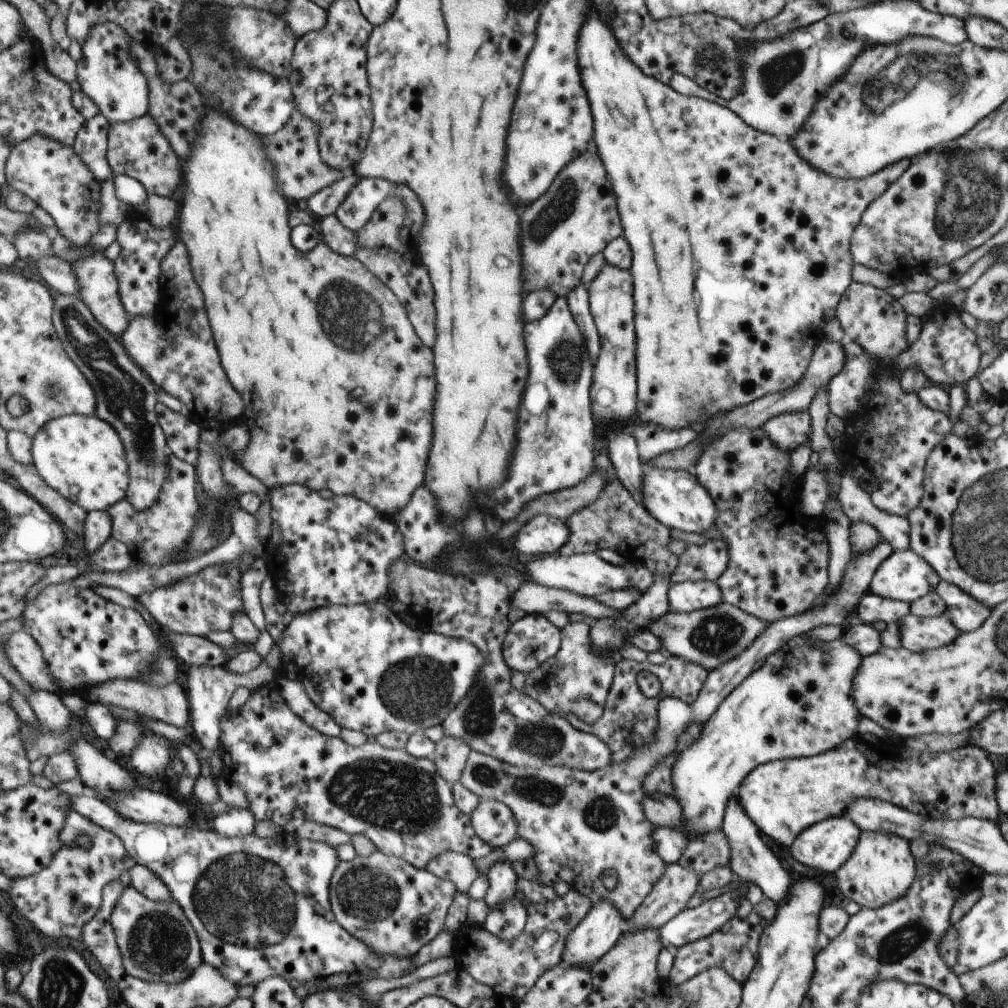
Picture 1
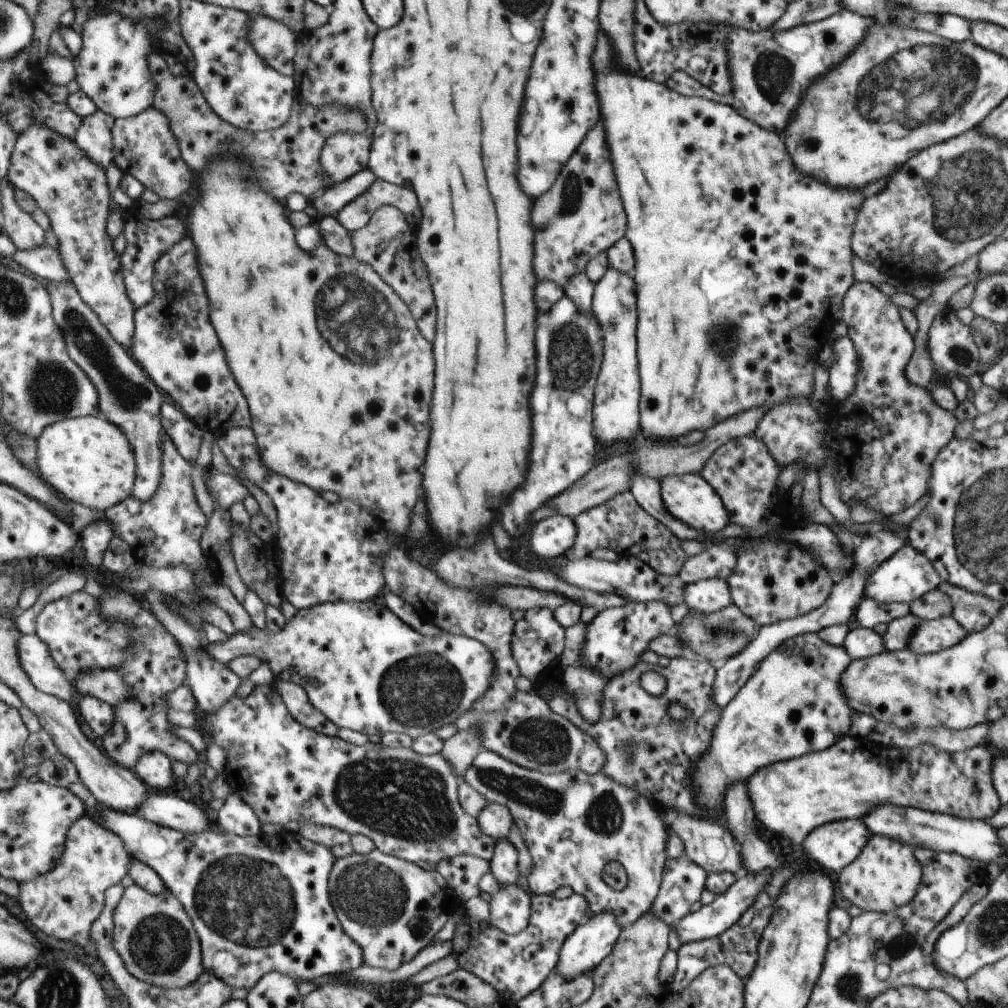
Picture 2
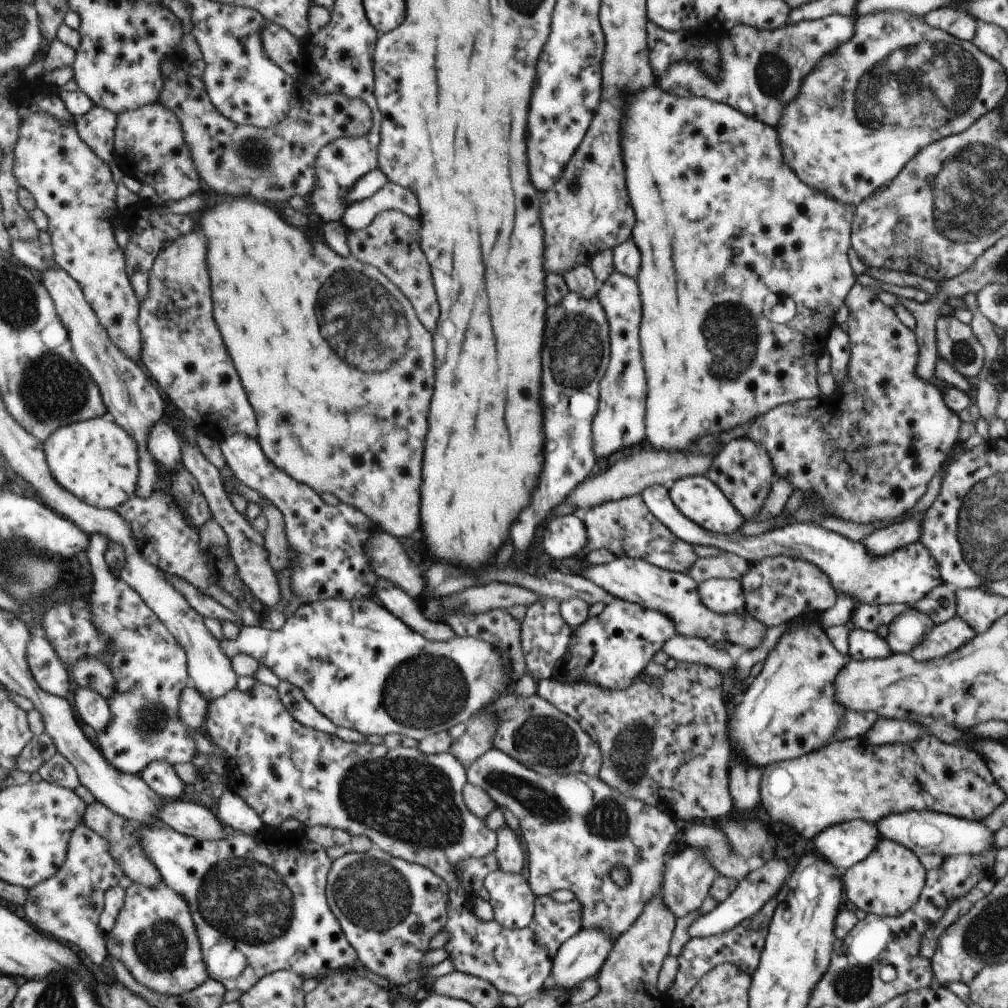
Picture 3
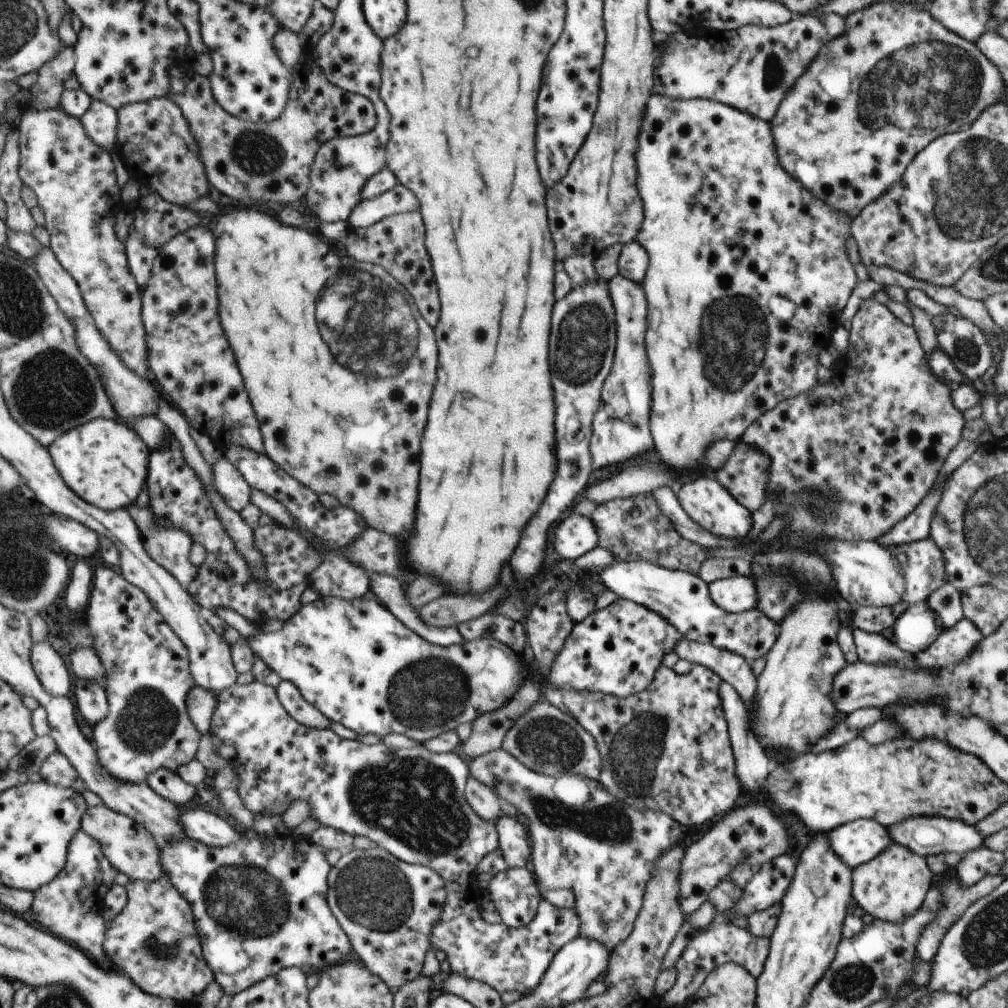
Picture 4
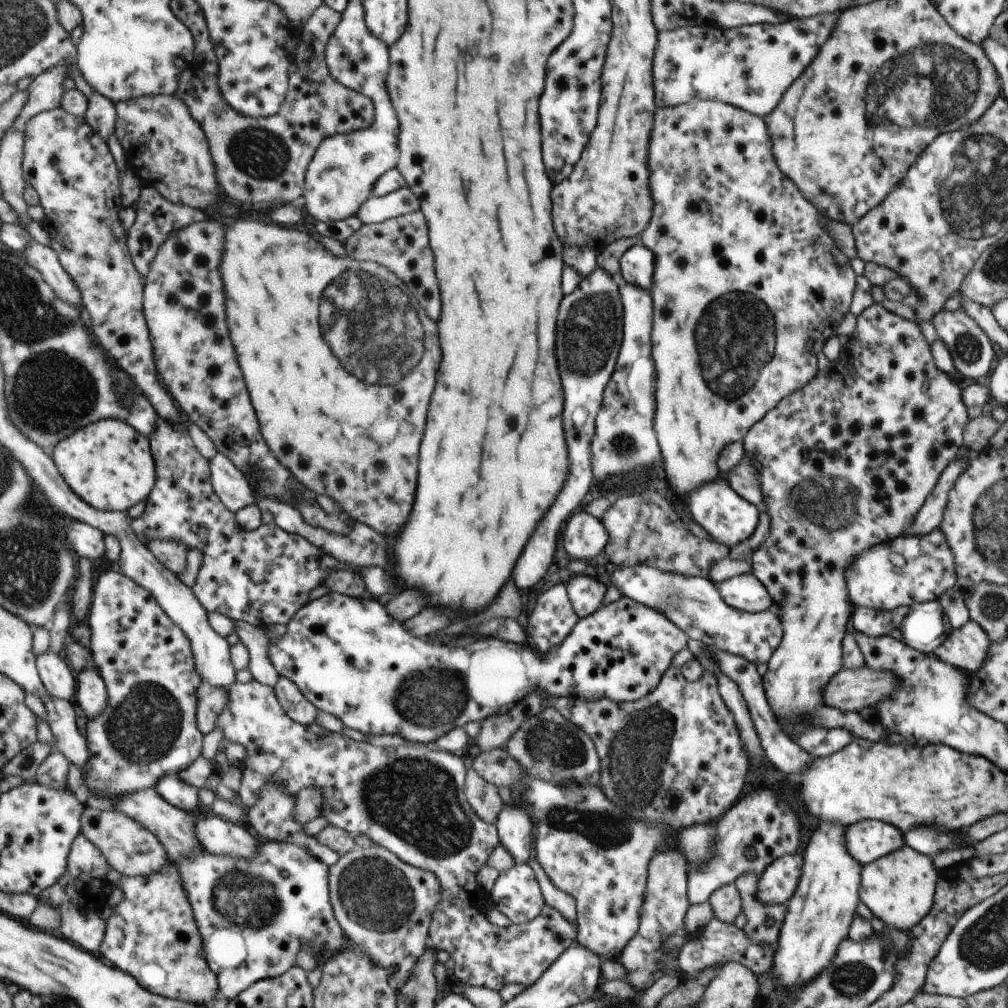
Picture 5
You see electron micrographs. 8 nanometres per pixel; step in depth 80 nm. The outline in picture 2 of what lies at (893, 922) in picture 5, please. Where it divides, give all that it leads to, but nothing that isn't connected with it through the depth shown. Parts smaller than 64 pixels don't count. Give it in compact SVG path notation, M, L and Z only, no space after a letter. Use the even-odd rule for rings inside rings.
M871 833L871 838L864 845L860 856L855 861L850 862L837 875L839 877L839 892L842 901L845 904L857 906L857 908L861 908L863 911L873 911L875 913L889 913L910 903L915 898L919 884L922 882L922 866L913 856L912 849L906 843Z

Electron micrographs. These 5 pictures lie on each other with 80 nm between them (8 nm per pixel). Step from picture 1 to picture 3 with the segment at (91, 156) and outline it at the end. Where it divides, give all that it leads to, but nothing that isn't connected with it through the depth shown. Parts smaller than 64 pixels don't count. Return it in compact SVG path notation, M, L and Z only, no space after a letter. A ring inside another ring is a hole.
M95 105L85 117L76 120L81 138L97 154L110 164L115 160L116 129L118 128L118 114L108 108Z

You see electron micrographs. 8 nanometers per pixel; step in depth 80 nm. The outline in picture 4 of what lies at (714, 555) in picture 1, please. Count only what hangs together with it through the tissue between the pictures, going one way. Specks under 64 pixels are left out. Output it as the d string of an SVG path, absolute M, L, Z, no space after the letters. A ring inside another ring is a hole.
M711 557L703 562L697 576L709 584L719 579L749 577L751 574L750 562L743 560L743 558Z

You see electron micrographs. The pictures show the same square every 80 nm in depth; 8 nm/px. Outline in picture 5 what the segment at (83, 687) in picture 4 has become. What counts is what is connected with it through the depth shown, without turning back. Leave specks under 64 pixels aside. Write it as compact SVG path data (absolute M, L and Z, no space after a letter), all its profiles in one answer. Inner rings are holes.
M95 665L77 673L78 693L76 702L89 719L98 717L108 705L108 688Z

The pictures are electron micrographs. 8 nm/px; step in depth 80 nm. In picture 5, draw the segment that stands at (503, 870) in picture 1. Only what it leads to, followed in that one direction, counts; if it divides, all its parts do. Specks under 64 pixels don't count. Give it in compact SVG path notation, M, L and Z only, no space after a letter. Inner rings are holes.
M502 803L495 824L500 844L512 856L515 864L529 860L531 852L531 822L519 806Z

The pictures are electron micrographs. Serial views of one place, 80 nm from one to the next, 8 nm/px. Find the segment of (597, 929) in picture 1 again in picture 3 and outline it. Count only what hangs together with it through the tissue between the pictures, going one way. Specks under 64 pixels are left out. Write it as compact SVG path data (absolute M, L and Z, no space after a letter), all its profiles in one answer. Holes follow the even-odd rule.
M579 929L556 950L549 977L543 988L553 984L558 989L566 989L568 991L574 989L577 985L581 985L588 978L597 977L612 948L613 939L610 938L610 932L597 929Z

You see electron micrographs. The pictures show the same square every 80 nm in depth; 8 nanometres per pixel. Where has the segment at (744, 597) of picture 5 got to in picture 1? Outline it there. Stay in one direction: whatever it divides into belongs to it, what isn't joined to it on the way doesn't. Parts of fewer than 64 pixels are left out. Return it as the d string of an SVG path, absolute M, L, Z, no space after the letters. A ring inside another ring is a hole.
M715 581L672 583L666 597L671 608L681 613L710 609L722 601L722 593Z

